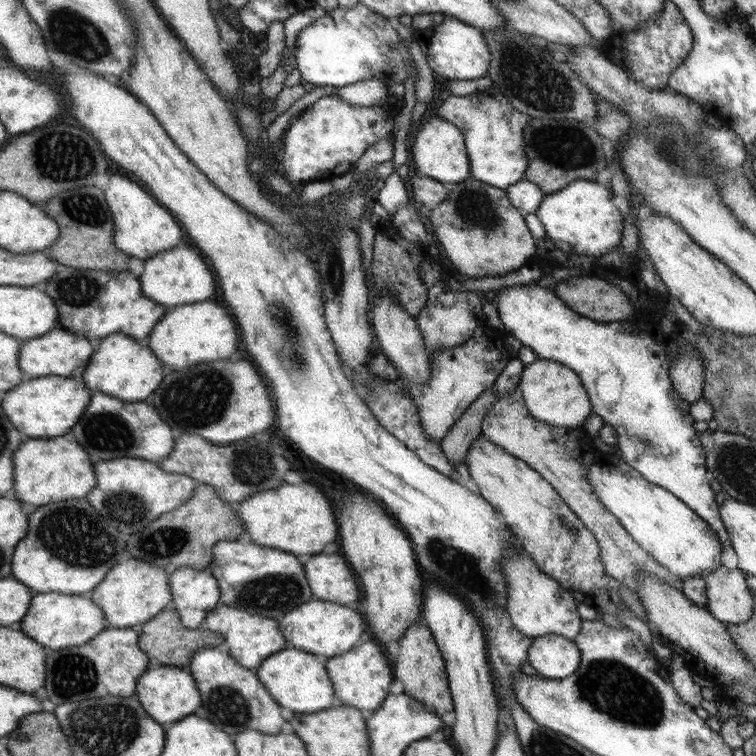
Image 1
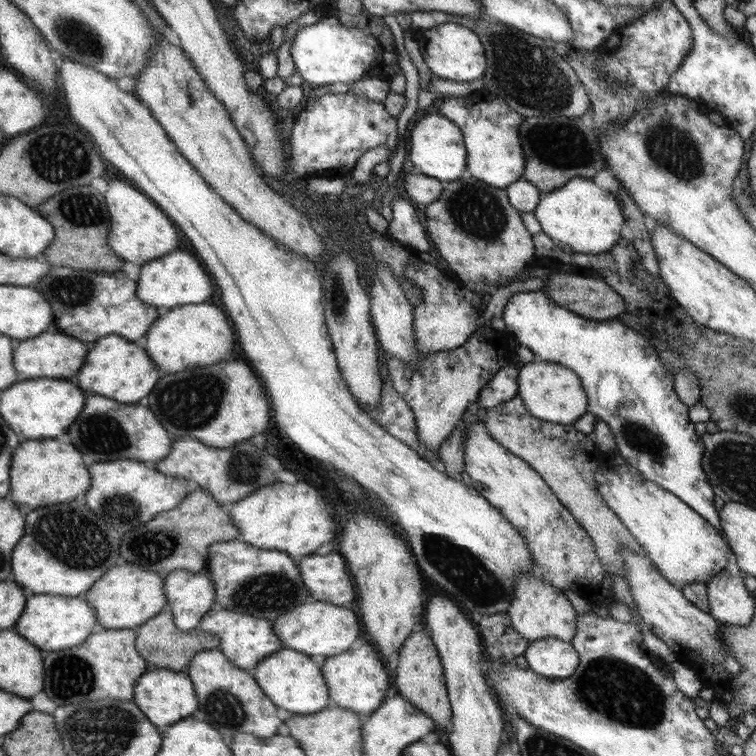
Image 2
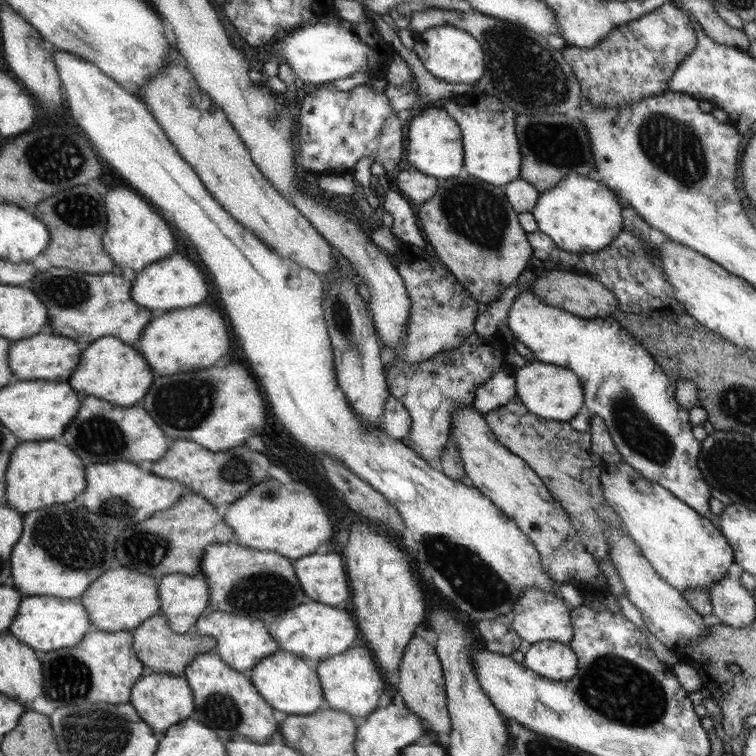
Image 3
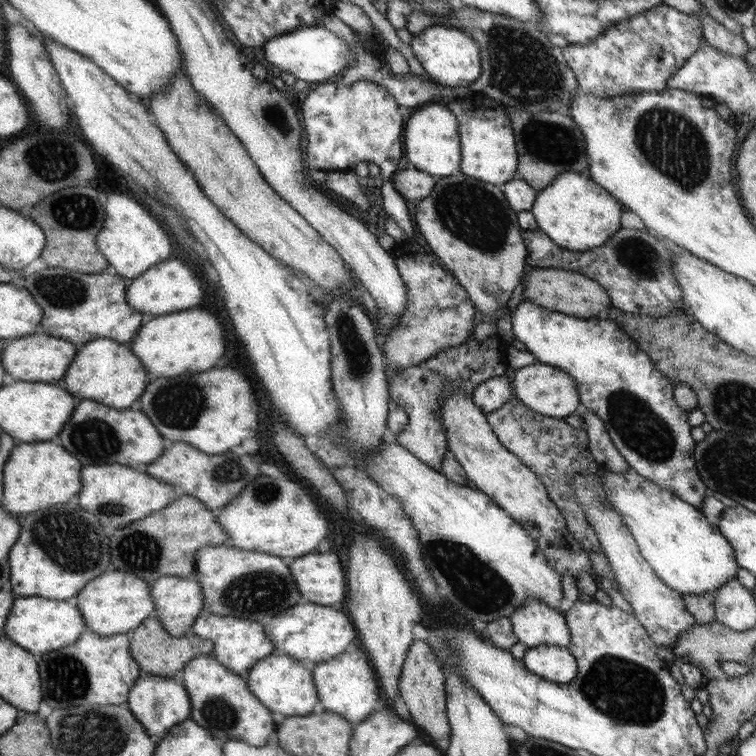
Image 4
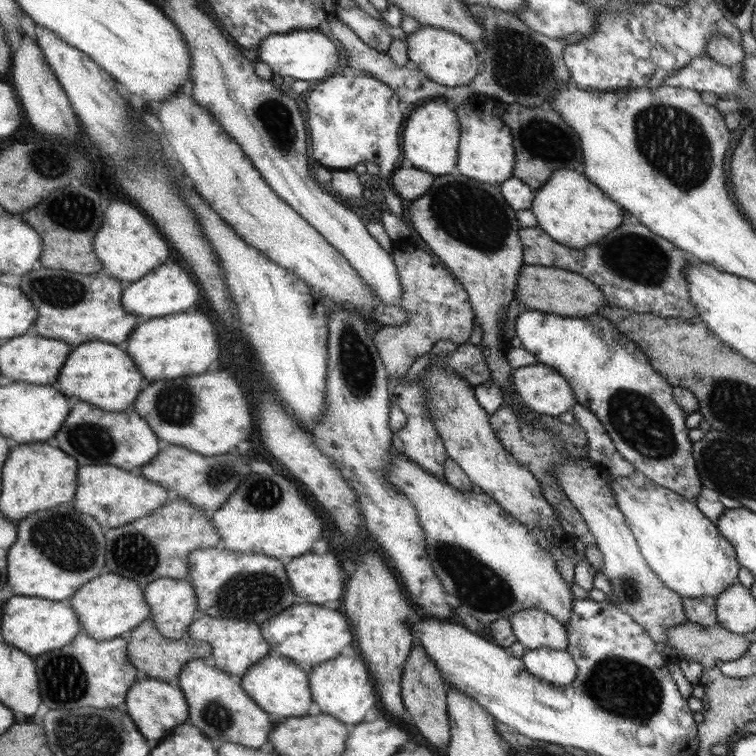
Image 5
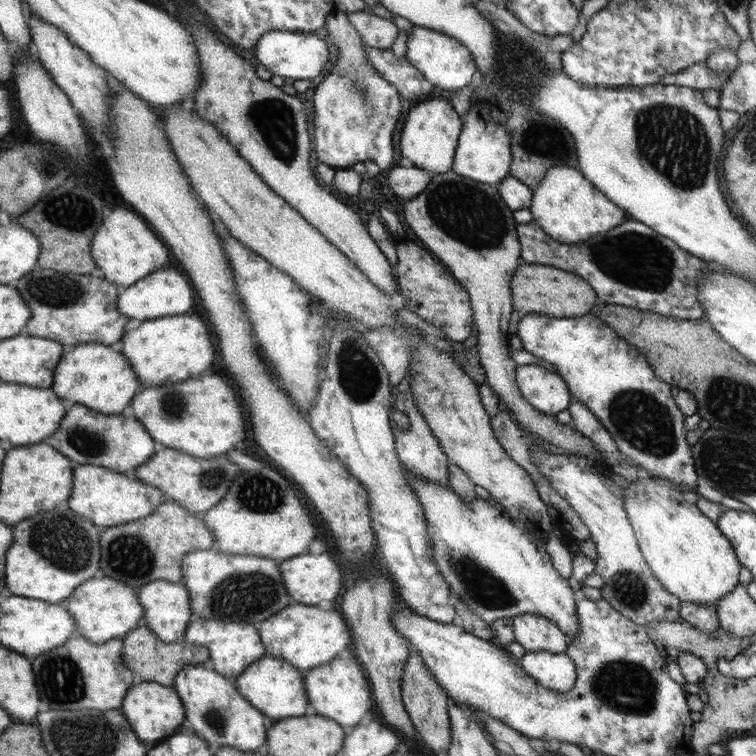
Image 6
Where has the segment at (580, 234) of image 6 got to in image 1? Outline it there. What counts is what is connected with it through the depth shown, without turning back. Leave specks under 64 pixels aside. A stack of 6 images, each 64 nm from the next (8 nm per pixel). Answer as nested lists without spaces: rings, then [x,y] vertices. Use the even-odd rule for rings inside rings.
[[[578,179],[561,191],[545,193],[535,212],[546,231],[546,237],[563,251],[588,256],[602,256],[616,250],[622,240],[622,214],[612,202],[611,190],[596,181]]]

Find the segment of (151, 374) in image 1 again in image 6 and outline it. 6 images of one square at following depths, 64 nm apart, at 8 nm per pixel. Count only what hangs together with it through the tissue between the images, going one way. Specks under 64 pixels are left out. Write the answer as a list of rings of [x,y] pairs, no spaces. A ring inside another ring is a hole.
[[[81,344],[64,348],[61,362],[57,364],[56,371],[53,374],[52,389],[67,405],[84,404],[88,408],[105,414],[120,414],[132,402],[133,396],[137,394],[138,388],[140,388],[136,374],[124,353],[114,351],[106,344]]]

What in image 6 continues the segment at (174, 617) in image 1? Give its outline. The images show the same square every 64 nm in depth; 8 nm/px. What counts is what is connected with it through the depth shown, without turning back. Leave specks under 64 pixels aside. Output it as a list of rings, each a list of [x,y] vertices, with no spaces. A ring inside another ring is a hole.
[[[143,623],[125,635],[122,641],[125,642],[124,664],[128,665],[136,674],[137,681],[157,681],[158,684],[172,687],[176,682],[177,675],[184,667],[188,667],[190,664],[203,664],[209,659],[206,647],[188,644],[183,639],[167,644],[162,642],[157,633]]]

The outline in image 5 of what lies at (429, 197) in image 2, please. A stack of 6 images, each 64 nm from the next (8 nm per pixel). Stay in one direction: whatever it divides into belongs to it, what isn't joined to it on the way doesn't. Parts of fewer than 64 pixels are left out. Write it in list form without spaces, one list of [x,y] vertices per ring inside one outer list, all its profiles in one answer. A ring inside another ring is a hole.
[[[408,164],[399,167],[398,171],[394,171],[390,177],[391,188],[398,192],[402,199],[406,200],[406,203],[426,194],[433,182],[434,175],[413,168]]]

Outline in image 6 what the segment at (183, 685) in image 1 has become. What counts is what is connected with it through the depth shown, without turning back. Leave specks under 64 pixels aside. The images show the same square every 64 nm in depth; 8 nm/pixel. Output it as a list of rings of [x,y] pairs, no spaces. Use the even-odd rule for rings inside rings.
[[[136,681],[129,688],[124,702],[121,704],[121,711],[128,717],[133,731],[137,733],[142,741],[148,746],[155,746],[164,742],[172,736],[179,727],[186,725],[186,712],[180,695],[173,687],[154,682]]]

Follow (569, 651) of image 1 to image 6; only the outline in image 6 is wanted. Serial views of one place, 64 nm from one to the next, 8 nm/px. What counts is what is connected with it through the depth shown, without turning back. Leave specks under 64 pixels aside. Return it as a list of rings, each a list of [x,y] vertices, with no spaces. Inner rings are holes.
[[[547,651],[526,652],[521,659],[522,668],[538,684],[556,692],[568,692],[577,684],[577,667],[574,655]]]

